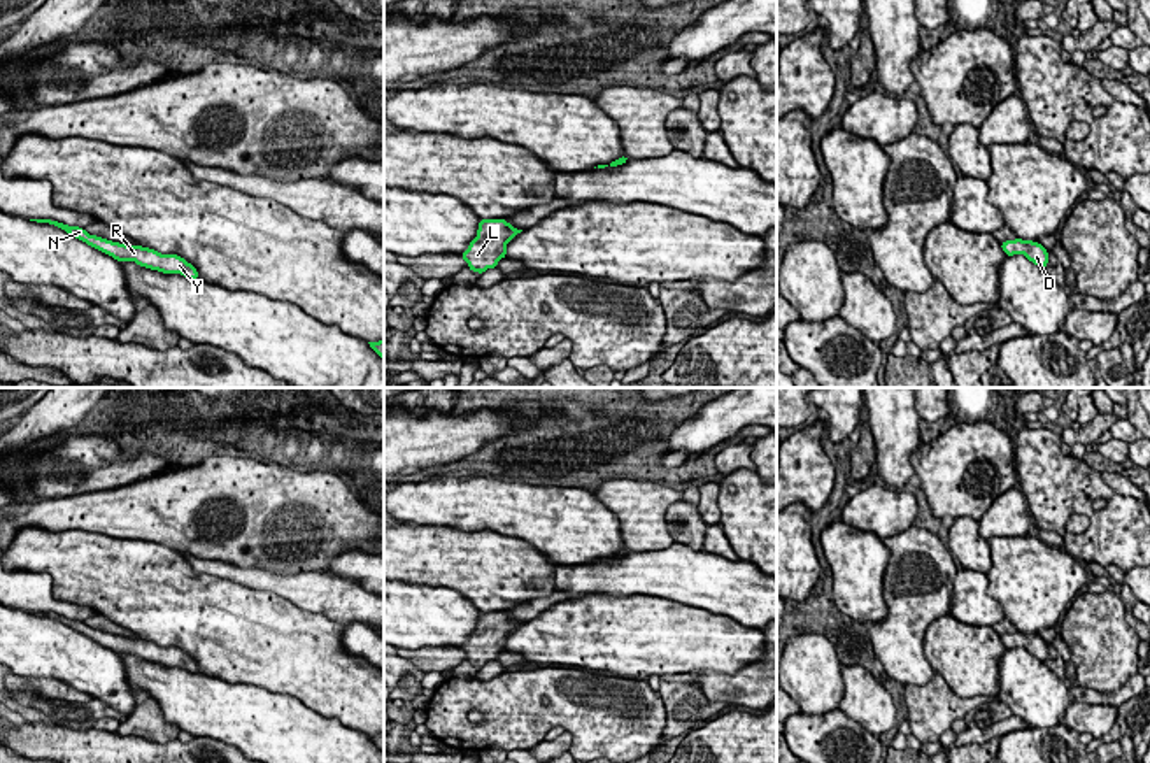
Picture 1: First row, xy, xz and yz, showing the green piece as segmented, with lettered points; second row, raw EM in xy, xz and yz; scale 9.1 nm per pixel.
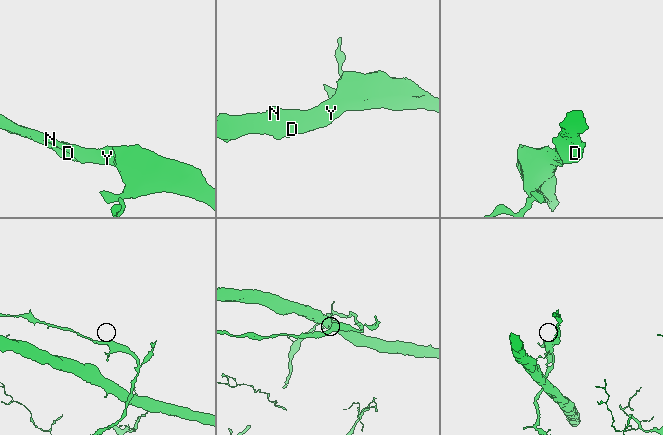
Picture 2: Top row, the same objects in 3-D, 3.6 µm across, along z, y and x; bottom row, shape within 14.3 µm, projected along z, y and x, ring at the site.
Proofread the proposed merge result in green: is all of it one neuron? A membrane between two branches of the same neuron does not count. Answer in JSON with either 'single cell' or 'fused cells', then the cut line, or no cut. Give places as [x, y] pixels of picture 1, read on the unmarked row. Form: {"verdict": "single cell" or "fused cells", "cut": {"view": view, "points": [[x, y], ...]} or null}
{"verdict": "single cell", "cut": null}

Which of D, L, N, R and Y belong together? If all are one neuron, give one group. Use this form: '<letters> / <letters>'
D L N R Y

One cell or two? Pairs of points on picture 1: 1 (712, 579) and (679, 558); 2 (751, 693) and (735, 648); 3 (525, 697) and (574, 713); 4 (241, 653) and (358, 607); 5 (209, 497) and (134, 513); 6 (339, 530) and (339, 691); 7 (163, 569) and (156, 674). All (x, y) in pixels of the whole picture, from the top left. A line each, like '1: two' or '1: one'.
1: one
2: two
3: one
4: two
5: one
6: two
7: two

